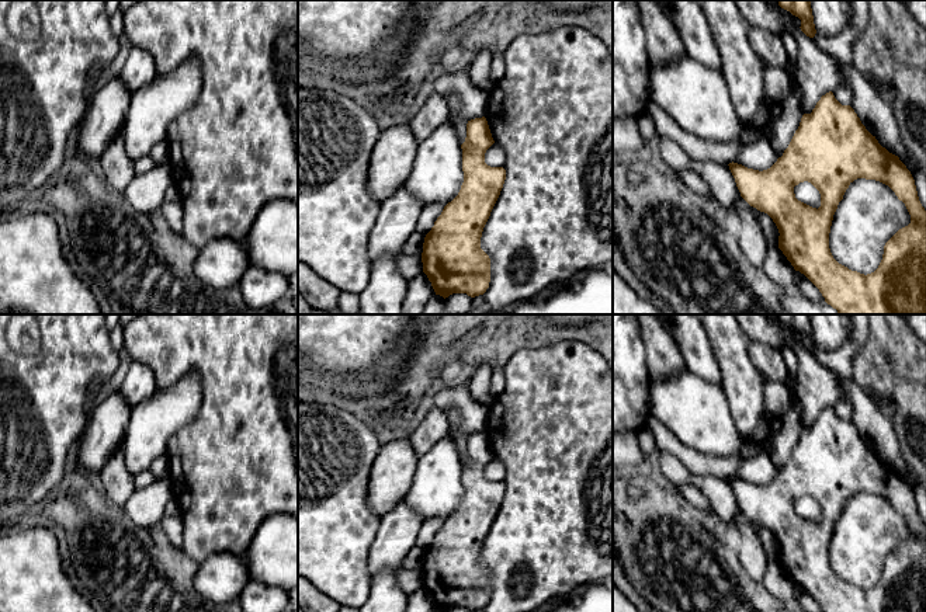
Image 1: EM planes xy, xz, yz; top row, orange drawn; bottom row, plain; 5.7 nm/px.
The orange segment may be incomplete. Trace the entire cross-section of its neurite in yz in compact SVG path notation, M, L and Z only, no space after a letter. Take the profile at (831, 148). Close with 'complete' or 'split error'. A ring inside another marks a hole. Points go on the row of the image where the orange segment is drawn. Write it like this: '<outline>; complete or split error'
M832 91L816 102L811 114L804 114L788 147L767 170L759 171L738 163L729 163L741 197L753 208L767 213L778 229L778 248L795 271L804 274L822 293L825 302L839 314L926 314L926 211L922 206L915 180L898 156L882 147L850 105L842 105ZM857 180L875 180L888 185L911 215L911 223L899 229L884 246L882 260L871 274L860 274L839 264L829 248L833 215L849 185ZM811 182L821 194L821 206L812 208L795 198L794 187Z; complete

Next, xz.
M485 117L467 124L467 138L461 145L464 182L458 195L448 202L426 234L422 262L436 295L444 299L452 293L467 293L471 298L483 295L490 282L490 258L481 248L481 237L490 212L506 180L503 167L485 163L486 150L495 143Z; complete

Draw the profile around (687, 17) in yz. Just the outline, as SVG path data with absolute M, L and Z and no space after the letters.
M670 0L667 14L680 35L686 53L698 63L722 72L718 48L698 3L696 0Z

